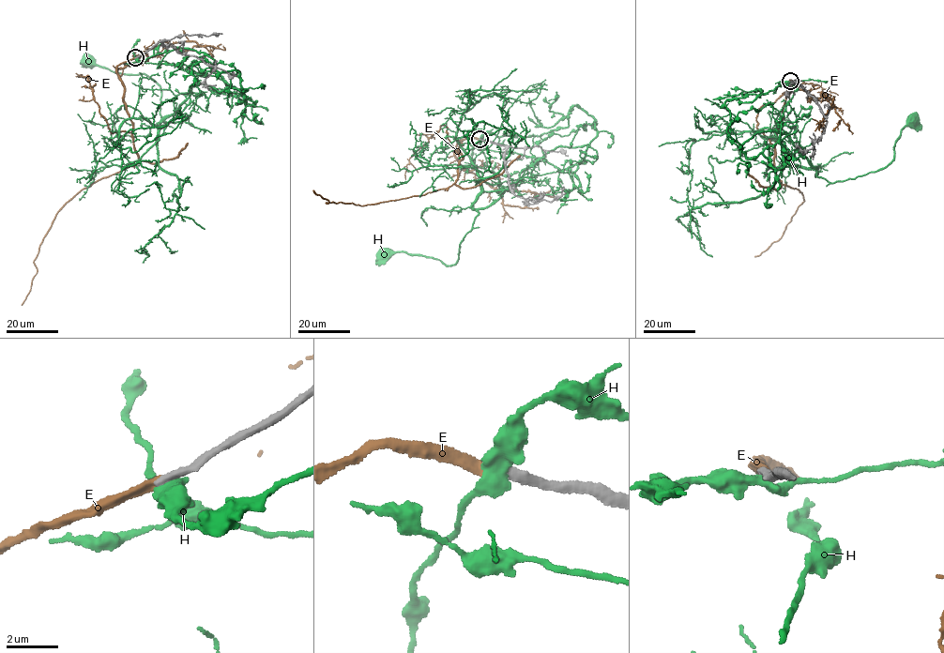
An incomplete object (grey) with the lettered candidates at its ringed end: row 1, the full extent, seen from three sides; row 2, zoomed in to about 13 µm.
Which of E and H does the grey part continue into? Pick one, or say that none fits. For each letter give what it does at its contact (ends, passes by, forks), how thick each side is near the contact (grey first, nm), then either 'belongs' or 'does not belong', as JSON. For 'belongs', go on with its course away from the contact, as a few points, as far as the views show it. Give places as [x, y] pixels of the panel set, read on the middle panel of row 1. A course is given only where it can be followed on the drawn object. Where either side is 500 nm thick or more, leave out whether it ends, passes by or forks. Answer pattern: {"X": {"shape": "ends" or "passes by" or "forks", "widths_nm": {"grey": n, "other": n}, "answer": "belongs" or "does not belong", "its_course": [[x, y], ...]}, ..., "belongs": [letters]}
{"E": {"shape": "ends", "widths_nm": {"grey": 320, "other": 320}, "answer": "does not belong"}, "H": {"widths_nm": {"grey": 360, "other": 500}, "answer": "does not belong"}, "belongs": []}

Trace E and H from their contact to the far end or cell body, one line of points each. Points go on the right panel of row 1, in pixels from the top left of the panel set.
E: (790, 81), (792, 90), (777, 130), (774, 164), (780, 183), (798, 189), (804, 201), (784, 234), (754, 257)
H: (790, 82), (727, 100), (727, 132), (741, 144), (781, 132), (830, 182), (886, 166), (912, 120)

